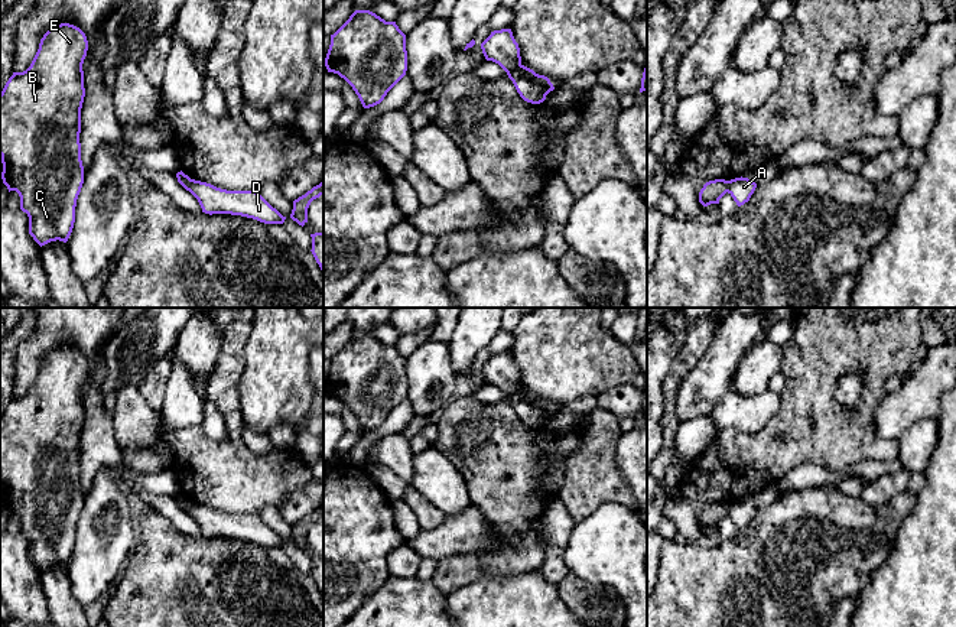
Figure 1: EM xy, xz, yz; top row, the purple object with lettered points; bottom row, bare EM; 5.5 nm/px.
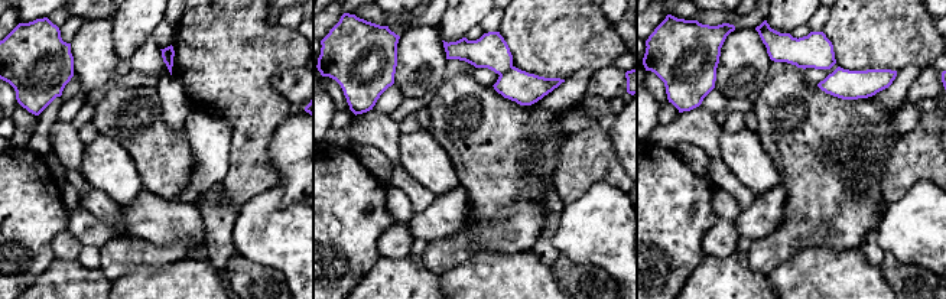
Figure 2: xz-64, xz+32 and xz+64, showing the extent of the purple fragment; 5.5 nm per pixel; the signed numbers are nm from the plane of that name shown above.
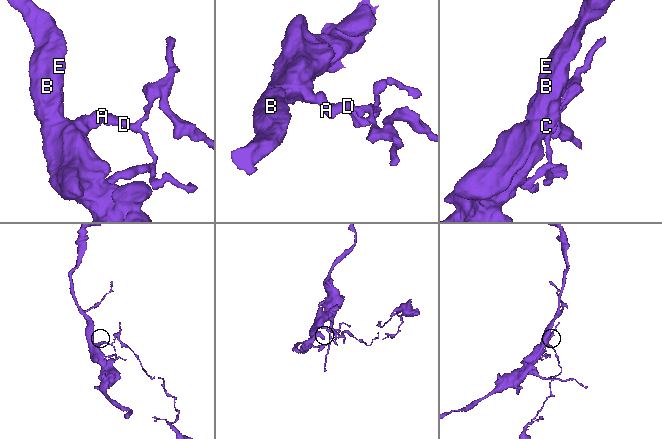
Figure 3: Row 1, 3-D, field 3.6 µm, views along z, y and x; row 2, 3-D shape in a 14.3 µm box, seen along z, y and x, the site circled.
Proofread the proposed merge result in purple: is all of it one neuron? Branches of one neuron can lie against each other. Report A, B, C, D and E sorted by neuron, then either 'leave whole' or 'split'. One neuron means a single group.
groups A D / B C E; split

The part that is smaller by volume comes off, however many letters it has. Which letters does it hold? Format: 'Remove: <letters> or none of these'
Remove: A, D

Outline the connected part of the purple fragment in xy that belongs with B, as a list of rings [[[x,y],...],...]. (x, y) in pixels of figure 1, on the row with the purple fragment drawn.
[[[61,23],[58,26],[53,26],[40,39],[39,49],[30,66],[23,72],[13,72],[13,75],[6,82],[3,91],[0,92],[0,156],[3,163],[1,179],[3,183],[7,186],[9,192],[16,191],[19,194],[20,209],[26,212],[29,217],[29,234],[40,247],[56,240],[66,243],[75,222],[77,199],[84,183],[84,166],[81,160],[79,133],[81,133],[81,108],[85,97],[82,64],[87,56],[87,51],[88,40],[85,33],[79,27],[69,23]]]

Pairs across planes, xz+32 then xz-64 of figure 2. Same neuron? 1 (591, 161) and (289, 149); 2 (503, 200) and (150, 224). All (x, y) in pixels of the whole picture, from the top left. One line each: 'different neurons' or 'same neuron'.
1: different neurons
2: different neurons

